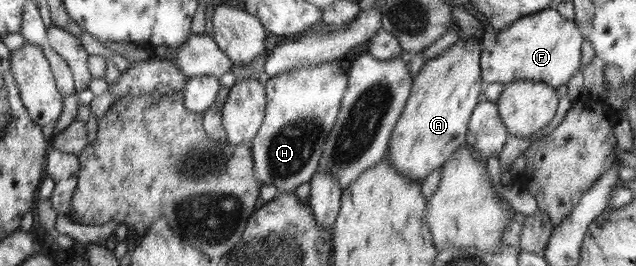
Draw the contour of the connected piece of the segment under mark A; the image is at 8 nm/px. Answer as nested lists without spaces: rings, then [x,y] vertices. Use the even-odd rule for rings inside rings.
[[[462,35],[455,45],[429,59],[415,76],[410,98],[398,124],[394,126],[394,136],[387,154],[394,169],[411,181],[423,183],[433,170],[449,160],[454,151],[466,146],[470,118],[485,89],[481,54],[482,41]]]

